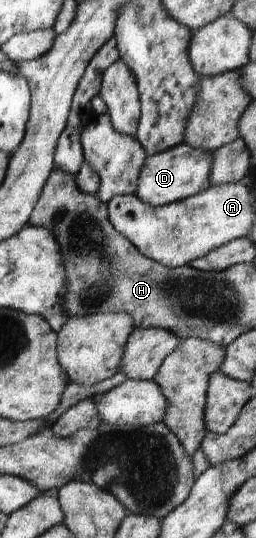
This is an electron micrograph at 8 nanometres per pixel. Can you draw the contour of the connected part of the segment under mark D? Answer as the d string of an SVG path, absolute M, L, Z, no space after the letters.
M181 143L161 153L147 156L145 166L138 181L138 198L154 206L164 206L204 192L213 184L211 174L215 156L212 151L198 149L190 144Z

